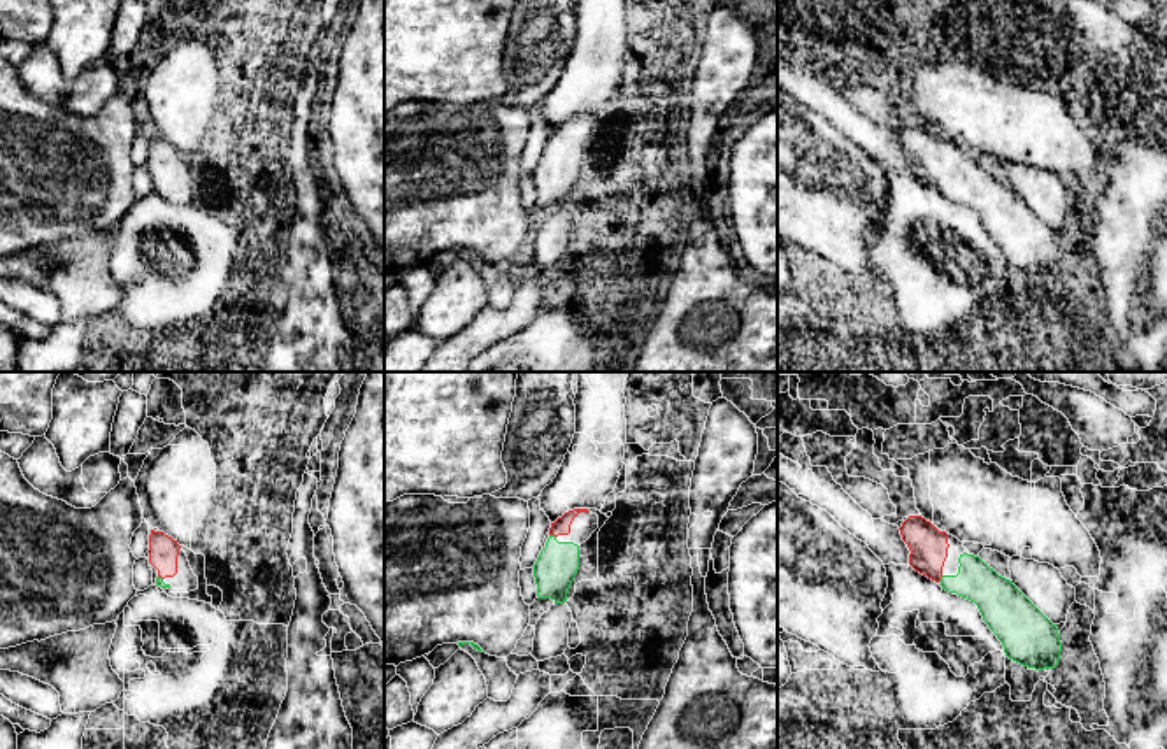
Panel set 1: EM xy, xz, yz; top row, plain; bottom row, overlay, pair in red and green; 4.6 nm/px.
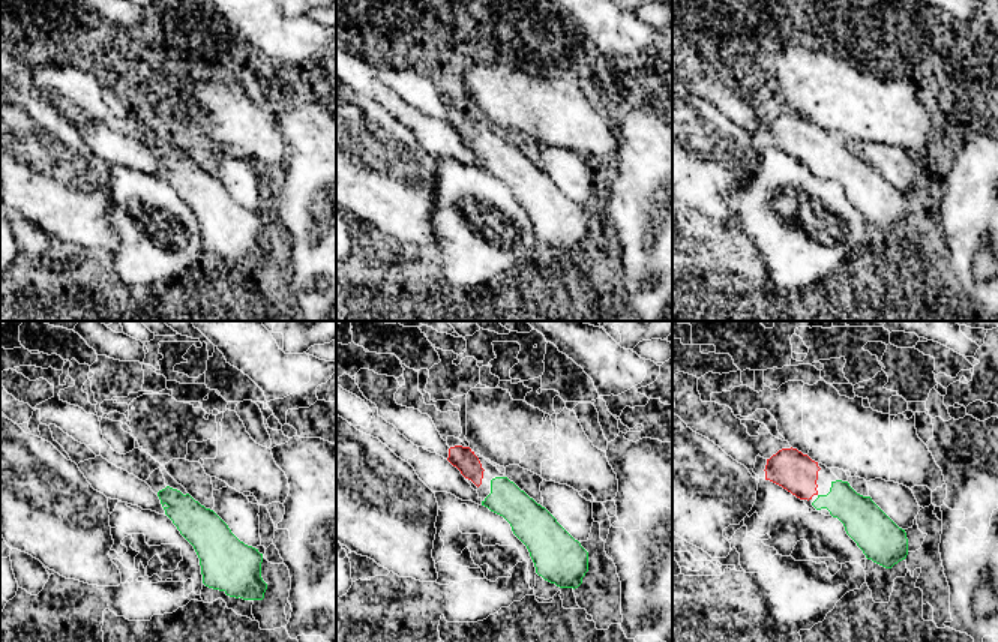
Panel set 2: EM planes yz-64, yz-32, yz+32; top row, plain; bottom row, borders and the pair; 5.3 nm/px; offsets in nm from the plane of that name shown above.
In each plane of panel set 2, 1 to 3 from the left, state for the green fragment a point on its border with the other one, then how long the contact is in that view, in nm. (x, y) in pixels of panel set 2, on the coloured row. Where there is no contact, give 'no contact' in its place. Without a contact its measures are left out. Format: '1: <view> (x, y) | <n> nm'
1: no contact
2: no contact
3: no contact

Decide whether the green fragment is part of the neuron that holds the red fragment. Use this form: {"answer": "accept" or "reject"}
{"answer": "accept"}

